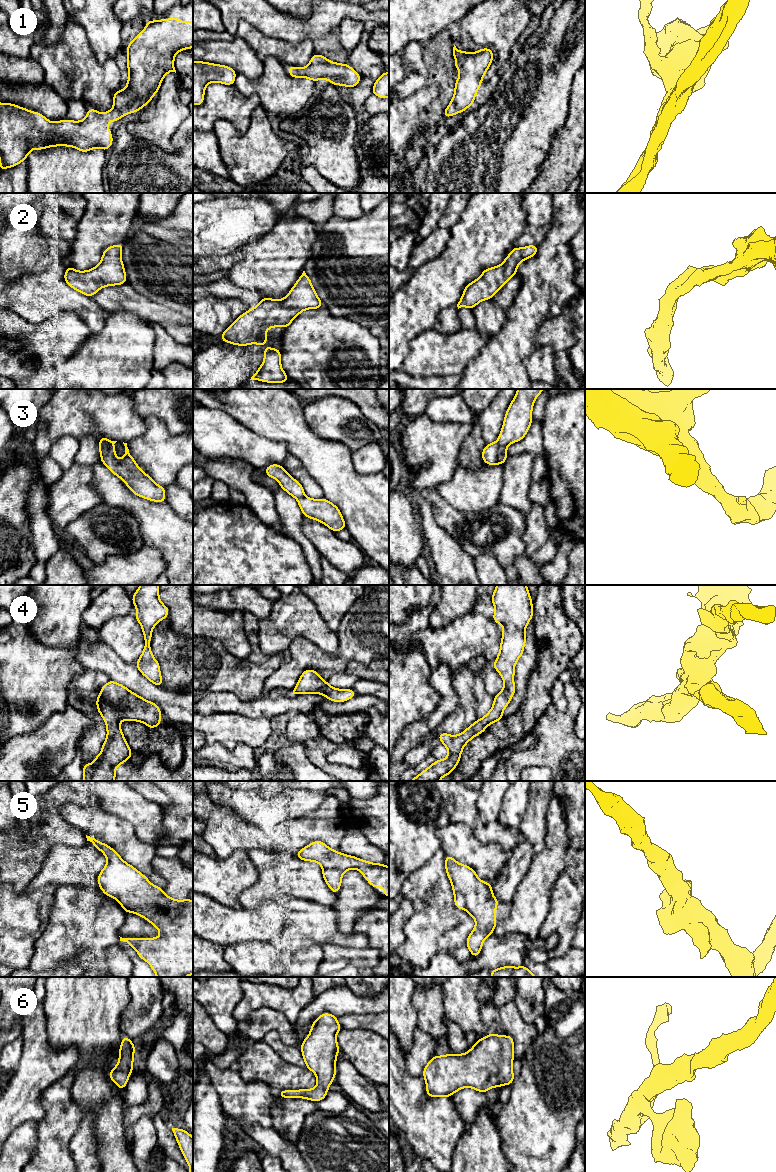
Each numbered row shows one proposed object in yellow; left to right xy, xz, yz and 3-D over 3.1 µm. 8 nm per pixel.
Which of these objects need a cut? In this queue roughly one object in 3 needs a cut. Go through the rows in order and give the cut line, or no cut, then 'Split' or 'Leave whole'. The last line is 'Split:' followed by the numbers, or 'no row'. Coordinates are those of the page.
1: No split. Leave whole
2: No split. Leave whole
3: Split along yz (498, 441), (496, 463). Split
4: No split. Leave whole
5: No split. Leave whole
6: No split. Leave whole
Split: 3

